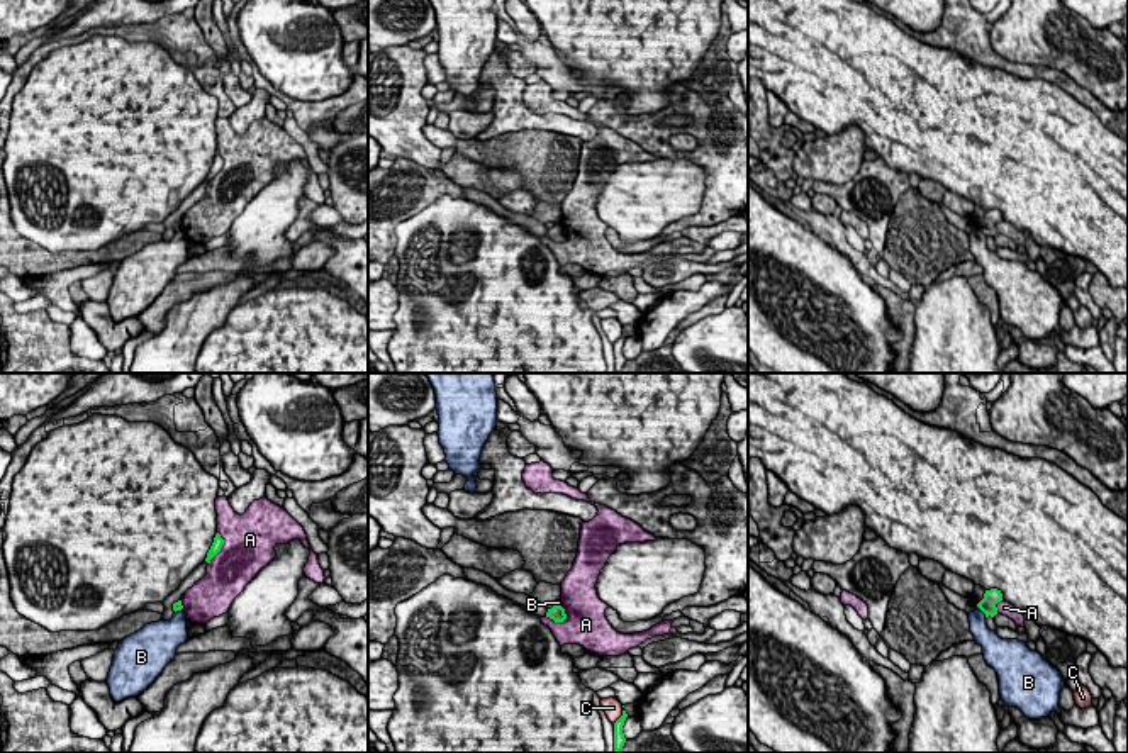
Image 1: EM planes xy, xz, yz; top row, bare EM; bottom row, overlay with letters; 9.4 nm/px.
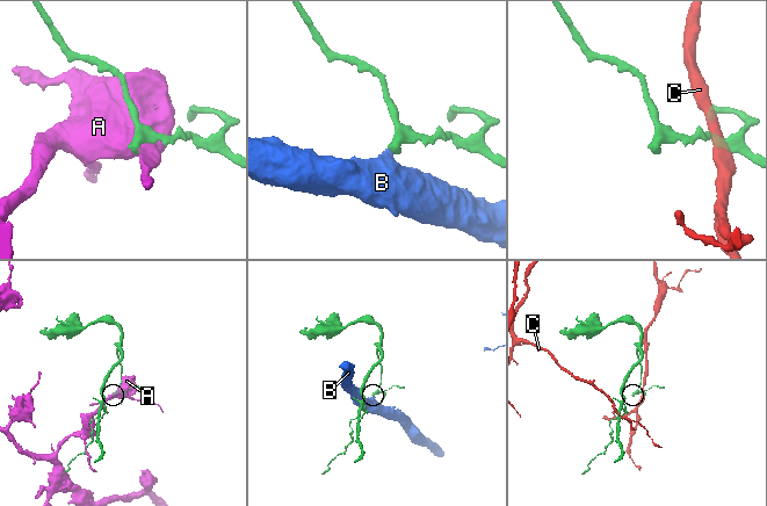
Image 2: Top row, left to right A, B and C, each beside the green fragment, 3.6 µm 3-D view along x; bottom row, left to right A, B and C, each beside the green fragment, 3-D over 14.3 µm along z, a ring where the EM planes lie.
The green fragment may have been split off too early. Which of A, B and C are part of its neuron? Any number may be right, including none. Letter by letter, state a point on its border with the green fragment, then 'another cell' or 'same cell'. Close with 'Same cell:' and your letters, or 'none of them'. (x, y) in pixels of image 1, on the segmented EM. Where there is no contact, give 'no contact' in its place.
A: xy (221, 546) | another cell
B: yz (981, 609) | another cell
C: xz (619, 718) | another cell
Same cell: none of them

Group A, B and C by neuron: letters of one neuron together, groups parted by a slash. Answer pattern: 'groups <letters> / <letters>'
groups A / B / C

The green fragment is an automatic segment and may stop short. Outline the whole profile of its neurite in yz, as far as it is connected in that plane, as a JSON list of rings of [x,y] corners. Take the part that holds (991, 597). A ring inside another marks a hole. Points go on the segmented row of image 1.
[[[997,588],[986,590],[984,599],[977,607],[986,614],[986,617],[994,617],[997,614],[996,604],[1002,600],[1002,594]]]

